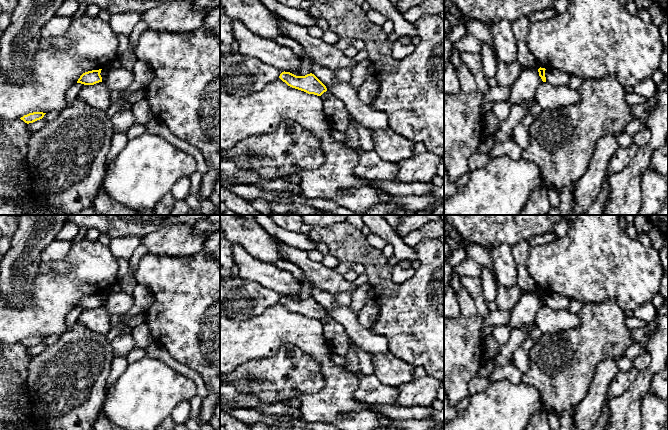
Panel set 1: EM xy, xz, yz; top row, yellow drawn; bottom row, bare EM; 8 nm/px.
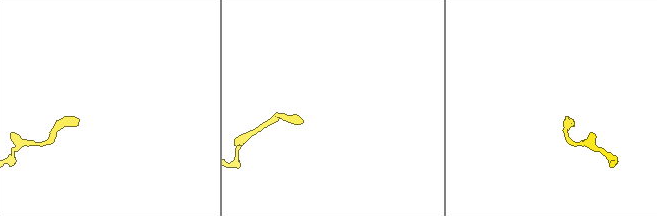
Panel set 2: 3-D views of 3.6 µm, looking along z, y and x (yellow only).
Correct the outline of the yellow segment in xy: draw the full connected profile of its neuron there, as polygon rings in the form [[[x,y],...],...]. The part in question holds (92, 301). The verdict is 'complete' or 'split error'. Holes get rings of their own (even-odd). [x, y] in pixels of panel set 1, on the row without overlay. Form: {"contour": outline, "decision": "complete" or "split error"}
{"contour": [[[102,293],[92,294],[83,297],[78,303],[77,307],[84,309],[94,309],[96,307],[102,306],[102,301],[100,299]]], "decision": "complete"}

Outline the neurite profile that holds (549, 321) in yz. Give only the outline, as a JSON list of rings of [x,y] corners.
[[[543,306],[538,311],[534,324],[544,334],[554,334],[561,331],[576,328],[580,325],[580,318],[577,313],[567,310],[554,310]]]

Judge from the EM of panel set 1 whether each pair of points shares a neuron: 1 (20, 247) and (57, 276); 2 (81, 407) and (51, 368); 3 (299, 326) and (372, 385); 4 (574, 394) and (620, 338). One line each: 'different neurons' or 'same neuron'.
1: different neurons
2: same neuron
3: different neurons
4: same neuron

